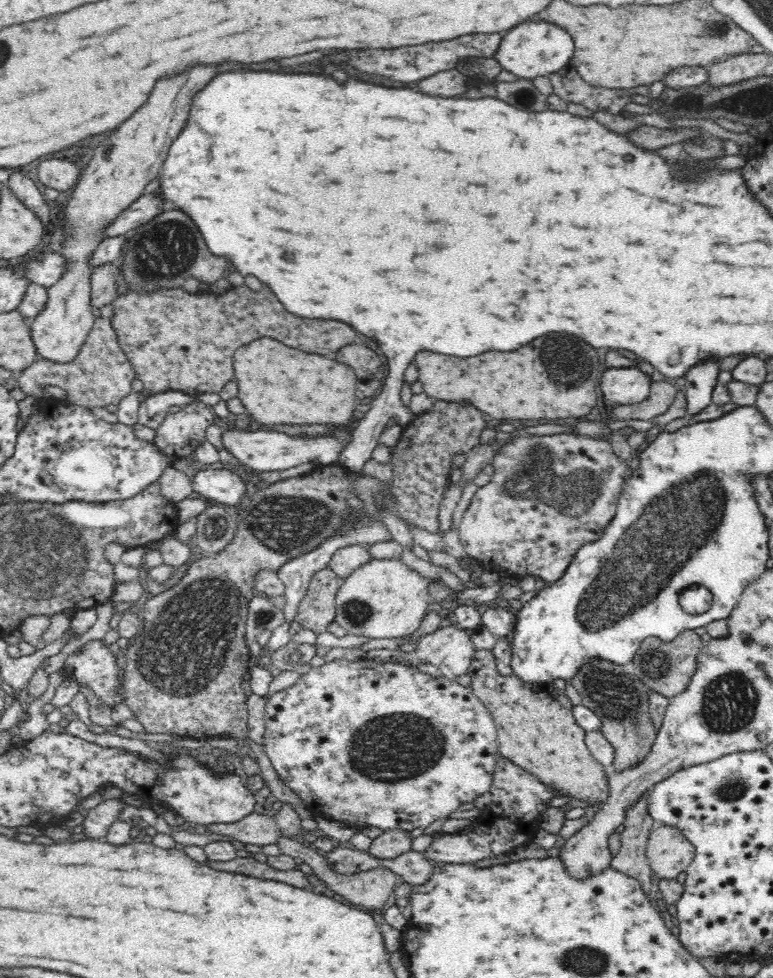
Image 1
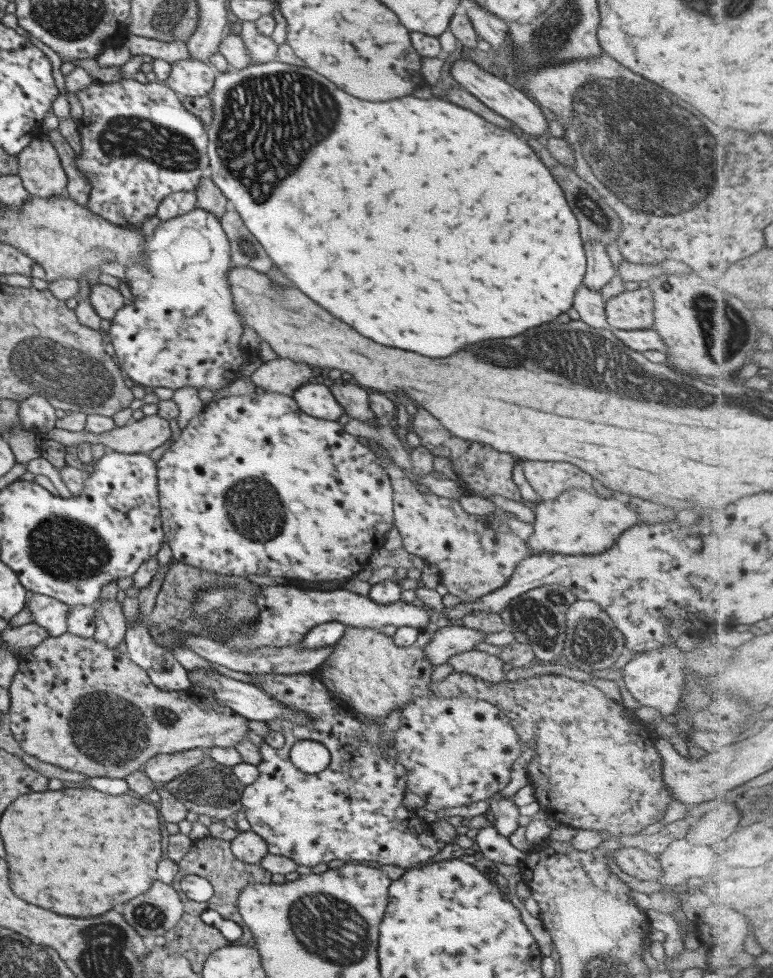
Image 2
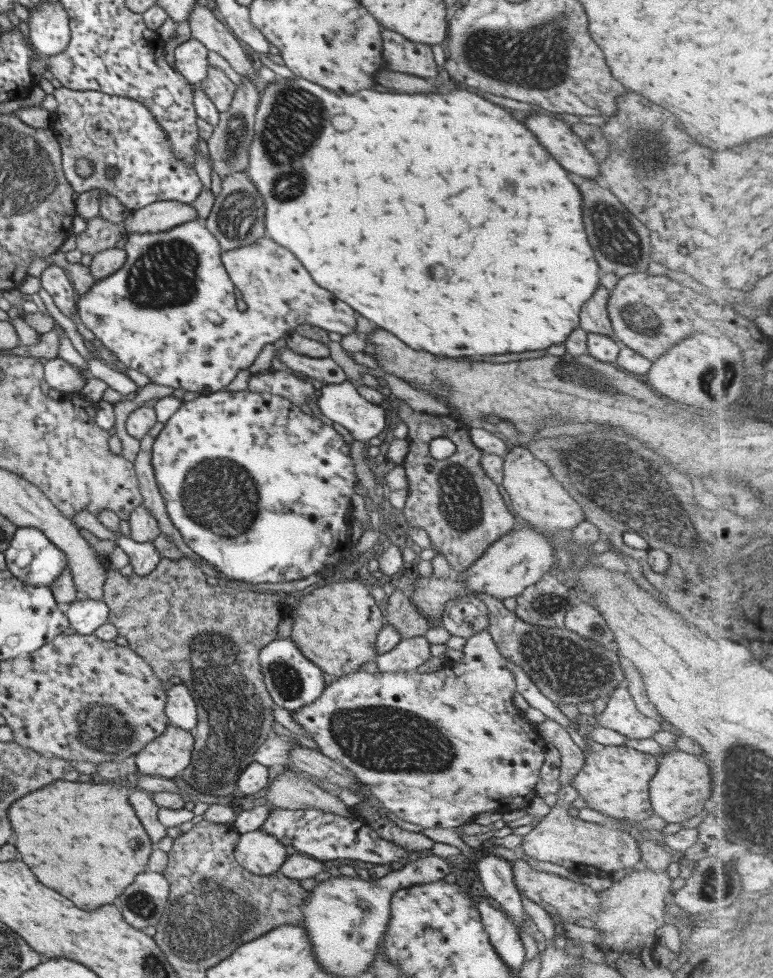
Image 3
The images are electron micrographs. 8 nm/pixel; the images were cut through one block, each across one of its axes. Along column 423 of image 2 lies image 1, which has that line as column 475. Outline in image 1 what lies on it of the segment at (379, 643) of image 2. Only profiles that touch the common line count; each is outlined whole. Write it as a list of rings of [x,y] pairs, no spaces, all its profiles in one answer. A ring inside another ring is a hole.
[[[476,650],[468,675],[471,678],[472,692],[486,705],[496,723],[499,754],[513,762],[518,768],[535,776],[542,784],[553,790],[558,797],[572,798],[572,801],[585,802],[588,807],[607,804],[610,794],[608,786],[609,769],[601,765],[590,754],[585,743],[585,730],[580,728],[572,714],[573,705],[565,691],[556,689],[553,684],[526,684],[516,676],[502,676],[496,671],[496,658],[492,651]]]

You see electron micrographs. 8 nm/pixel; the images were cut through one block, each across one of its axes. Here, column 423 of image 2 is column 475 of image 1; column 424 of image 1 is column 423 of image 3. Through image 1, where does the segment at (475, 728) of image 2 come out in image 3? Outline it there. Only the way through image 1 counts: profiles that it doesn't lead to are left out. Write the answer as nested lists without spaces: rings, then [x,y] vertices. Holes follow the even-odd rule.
[[[483,629],[482,631],[476,632],[472,634],[469,638],[466,638],[466,643],[463,645],[461,650],[463,655],[458,662],[450,662],[444,663],[441,666],[441,669],[437,672],[431,672],[430,674],[417,674],[415,671],[404,671],[404,672],[395,672],[395,673],[374,673],[367,674],[364,671],[356,671],[352,674],[343,675],[340,677],[329,679],[327,684],[323,687],[322,693],[316,698],[313,699],[313,702],[310,702],[308,705],[301,706],[297,710],[294,710],[290,713],[293,720],[303,728],[303,730],[307,733],[307,736],[315,742],[315,746],[319,748],[320,753],[331,760],[337,761],[341,766],[344,766],[346,769],[351,770],[354,774],[354,778],[361,782],[362,784],[367,784],[369,787],[369,792],[371,792],[371,796],[375,796],[377,800],[383,805],[384,809],[387,809],[387,812],[392,812],[397,818],[404,820],[405,822],[411,822],[411,824],[418,824],[423,828],[451,828],[461,826],[462,824],[466,824],[467,822],[472,821],[477,814],[480,812],[505,812],[505,811],[514,811],[515,809],[521,809],[525,807],[533,798],[536,796],[536,792],[534,791],[534,786],[537,784],[539,780],[539,769],[541,768],[541,764],[543,764],[546,744],[543,740],[543,737],[540,735],[537,727],[533,725],[529,720],[525,719],[525,717],[521,717],[522,711],[517,709],[512,703],[511,698],[513,696],[513,692],[516,691],[515,680],[517,677],[513,674],[512,670],[509,668],[509,662],[505,659],[502,654],[498,651],[498,648],[495,646],[493,642],[492,636],[488,633],[488,629]]]

